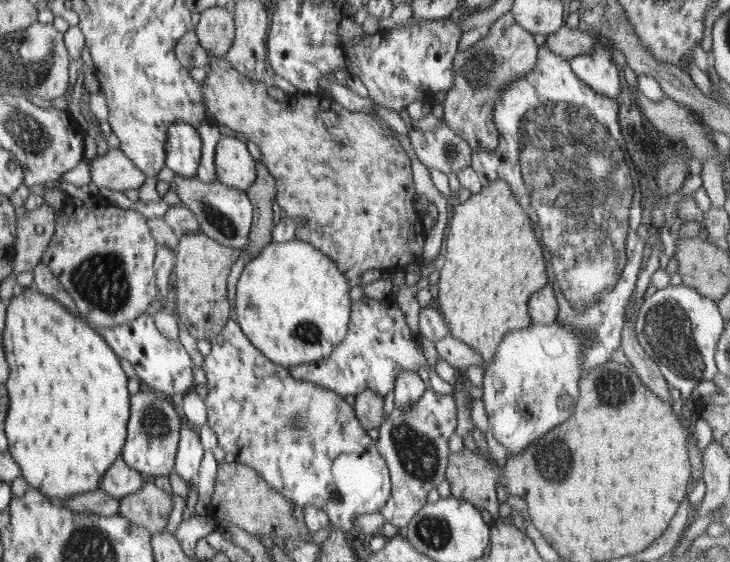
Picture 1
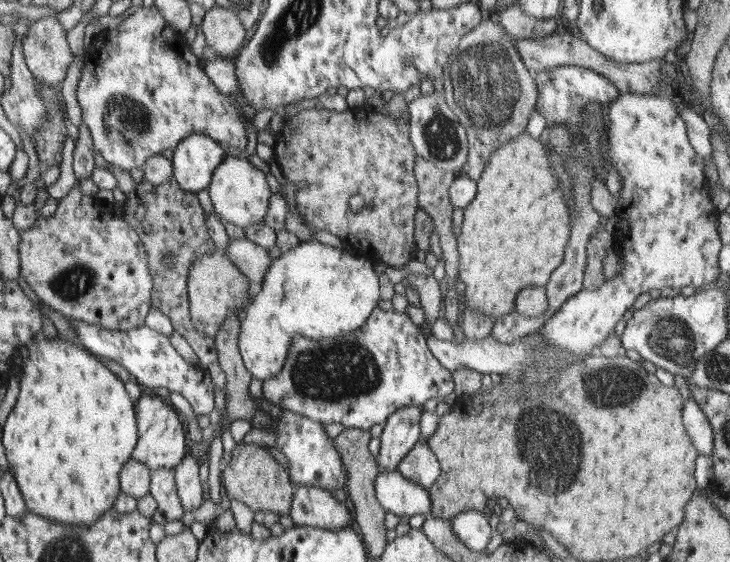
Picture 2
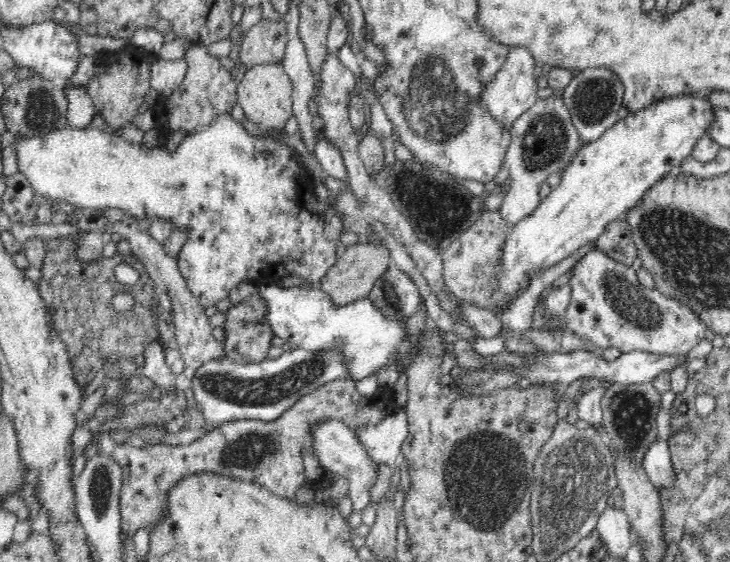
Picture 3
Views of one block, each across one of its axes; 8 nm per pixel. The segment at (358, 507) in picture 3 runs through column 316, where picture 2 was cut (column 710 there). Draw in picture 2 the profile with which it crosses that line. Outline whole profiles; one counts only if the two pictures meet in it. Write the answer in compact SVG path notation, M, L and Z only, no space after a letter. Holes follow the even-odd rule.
M693 397L684 400L682 414L685 429L699 454L711 456L714 448L714 431L704 411Z

